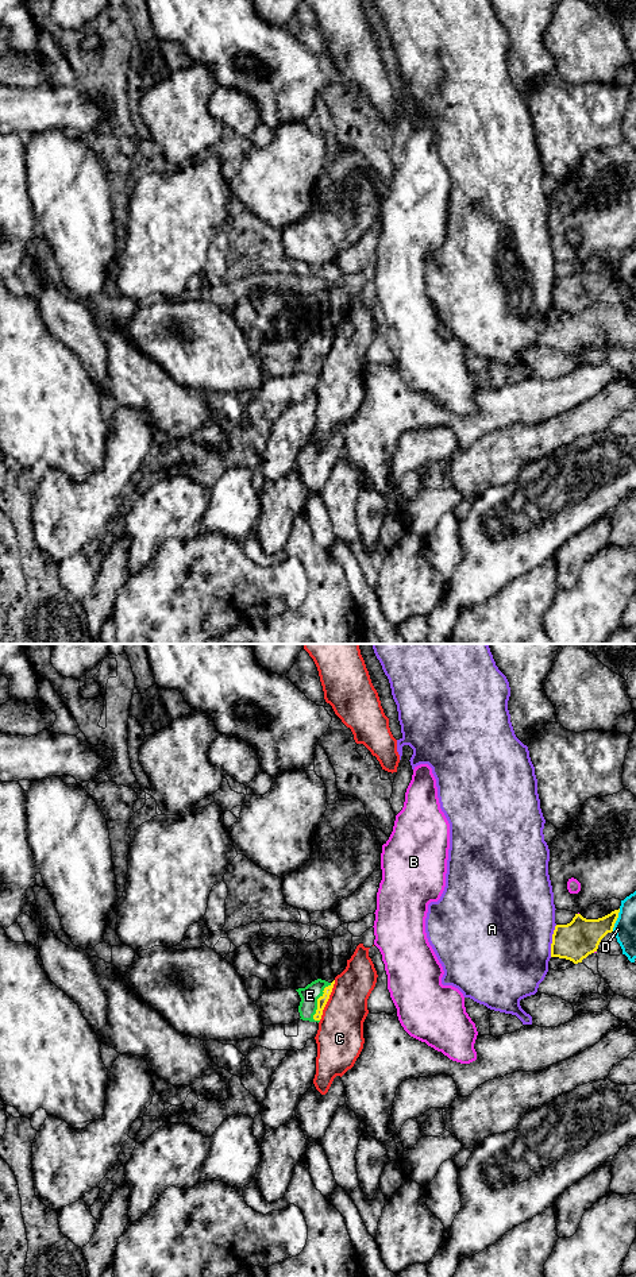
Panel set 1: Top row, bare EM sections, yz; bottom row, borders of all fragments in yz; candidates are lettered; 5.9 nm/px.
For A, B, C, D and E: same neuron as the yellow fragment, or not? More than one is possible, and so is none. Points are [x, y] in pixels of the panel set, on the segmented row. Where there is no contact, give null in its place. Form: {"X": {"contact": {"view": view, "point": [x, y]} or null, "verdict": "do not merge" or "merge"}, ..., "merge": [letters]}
{"A": {"contact": {"view": "yz", "point": [552, 941]}, "verdict": "do not merge"}, "B": {"contact": {"view": "yz", "point": [594, 951]}, "verdict": "do not merge"}, "C": {"contact": {"view": "yz", "point": [327, 1000]}, "verdict": "do not merge"}, "D": {"contact": {"view": "yz", "point": [616, 919]}, "verdict": "do not merge"}, "E": {"contact": {"view": "yz", "point": [318, 1002]}, "verdict": "merge"}, "merge": ["E"]}

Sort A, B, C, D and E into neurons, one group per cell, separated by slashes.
A / B / C / D / E

